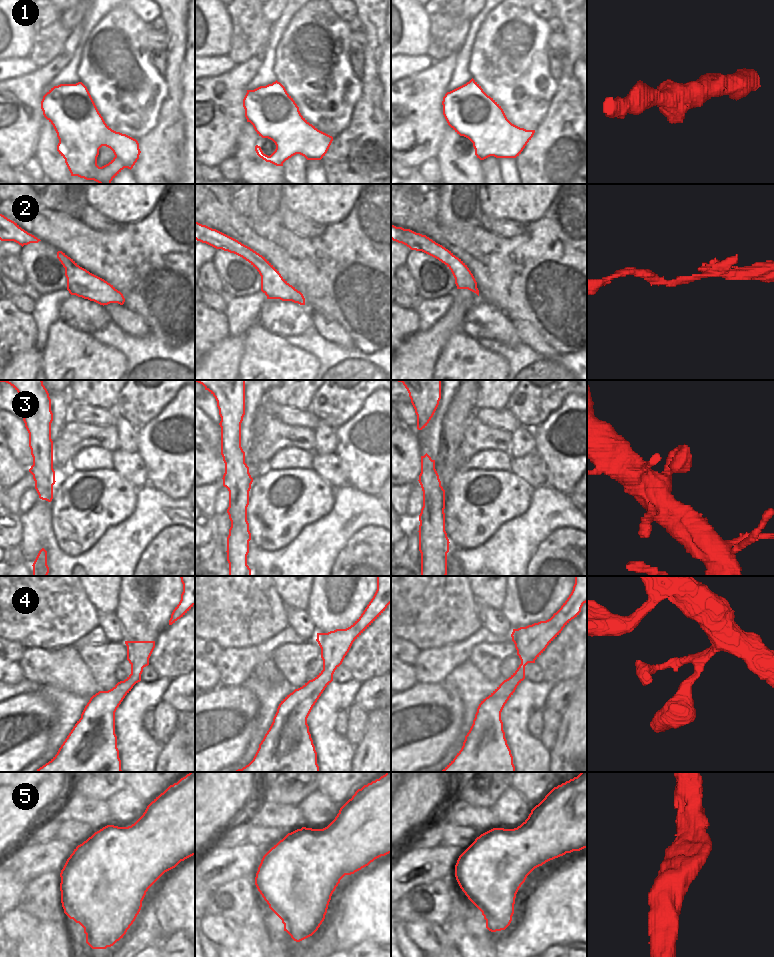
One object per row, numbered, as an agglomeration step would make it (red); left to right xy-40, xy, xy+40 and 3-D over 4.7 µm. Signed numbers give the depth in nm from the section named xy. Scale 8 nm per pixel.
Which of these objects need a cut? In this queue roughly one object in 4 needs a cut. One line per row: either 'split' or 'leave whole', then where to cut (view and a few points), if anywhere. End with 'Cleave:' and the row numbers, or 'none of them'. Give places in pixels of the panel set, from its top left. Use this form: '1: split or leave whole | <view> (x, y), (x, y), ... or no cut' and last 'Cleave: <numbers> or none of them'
1: leave whole | no cut
2: leave whole | no cut
3: split | xy (250, 485), (242, 485), (239, 488), (227, 488)
4: leave whole | no cut
5: leave whole | no cut
Cleave: 3

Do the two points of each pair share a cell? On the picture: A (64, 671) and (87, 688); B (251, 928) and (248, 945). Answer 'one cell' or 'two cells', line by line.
A: one cell
B: one cell

